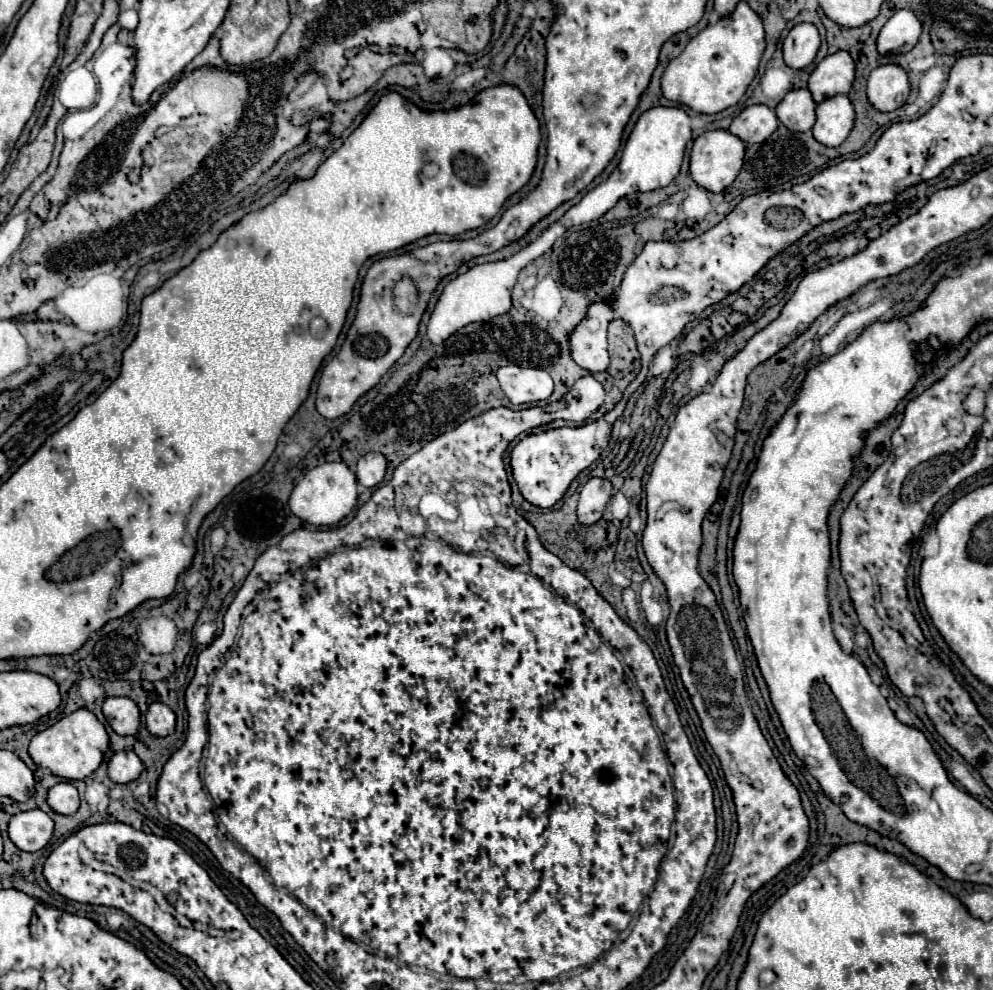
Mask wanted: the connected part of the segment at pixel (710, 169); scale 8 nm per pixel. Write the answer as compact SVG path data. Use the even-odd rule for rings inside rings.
M710 131L700 135L692 145L690 175L696 181L696 185L704 187L706 191L720 193L728 185L732 185L738 171L742 169L742 163L744 163L744 143L738 137L730 135L728 131Z

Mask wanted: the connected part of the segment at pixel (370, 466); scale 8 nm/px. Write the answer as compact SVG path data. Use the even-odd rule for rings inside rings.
M366 453L356 467L358 483L364 487L376 487L386 475L386 457L382 453Z

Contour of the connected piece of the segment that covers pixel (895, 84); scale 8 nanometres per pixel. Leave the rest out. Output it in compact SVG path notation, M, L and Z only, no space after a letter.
M880 65L872 69L868 77L866 95L876 111L894 111L902 107L908 99L910 83L908 75L898 65Z

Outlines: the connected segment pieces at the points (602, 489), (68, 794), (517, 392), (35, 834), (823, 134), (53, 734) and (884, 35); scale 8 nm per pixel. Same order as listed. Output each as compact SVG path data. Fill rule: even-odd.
M592 477L578 497L578 521L582 525L594 525L600 521L604 507L612 497L612 483L608 479Z
M56 783L48 791L48 805L60 815L74 815L80 807L76 787L72 783Z
M506 365L498 369L498 381L500 387L504 391L504 395L512 401L512 403L532 403L532 401L542 401L548 399L554 391L554 383L552 377L546 371L536 371L536 369L524 369L524 367L516 367L516 365ZM542 381L542 391L530 391L528 389L536 389L534 383Z
M40 809L16 813L8 823L8 837L20 851L40 851L48 845L54 821Z
M846 95L830 97L816 107L816 123L812 127L814 139L824 147L838 147L844 143L854 125L854 107Z
M78 709L56 721L52 727L36 733L28 747L28 753L38 767L46 767L54 775L70 781L84 779L90 773L94 773L102 763L106 751L108 751L108 733L104 725L88 709Z
M906 9L896 11L880 29L880 35L876 39L878 53L880 55L908 53L918 43L920 31L922 31L922 25L912 11L906 11Z

